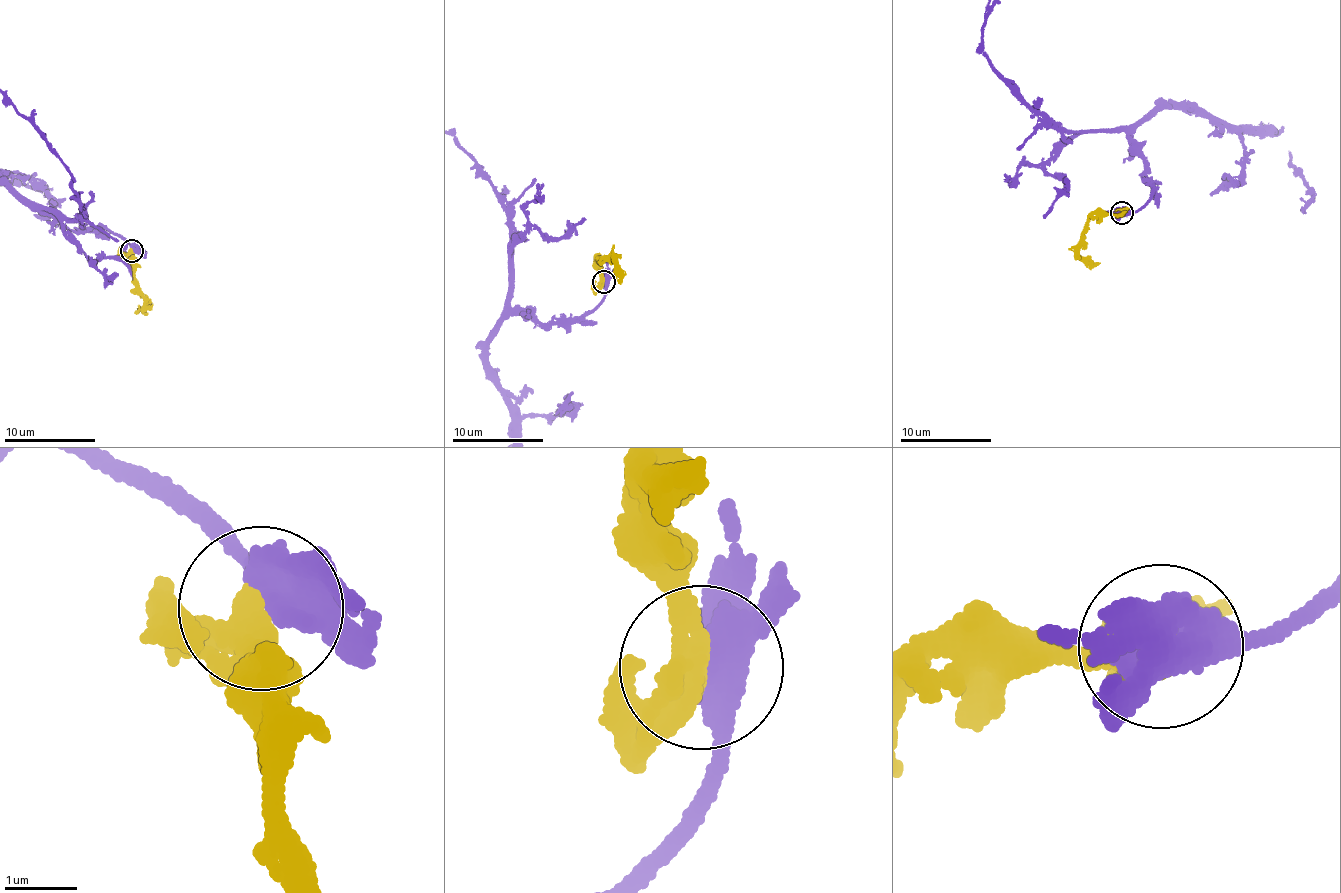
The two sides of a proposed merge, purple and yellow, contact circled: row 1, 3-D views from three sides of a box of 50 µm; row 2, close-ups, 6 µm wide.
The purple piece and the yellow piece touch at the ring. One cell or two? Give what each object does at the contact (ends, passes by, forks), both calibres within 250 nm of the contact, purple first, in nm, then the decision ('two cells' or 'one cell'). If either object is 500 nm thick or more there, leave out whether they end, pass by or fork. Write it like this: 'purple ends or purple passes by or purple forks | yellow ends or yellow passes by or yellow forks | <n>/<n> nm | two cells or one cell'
purple passes by | yellow passes by | 480/320 nm | one cell

